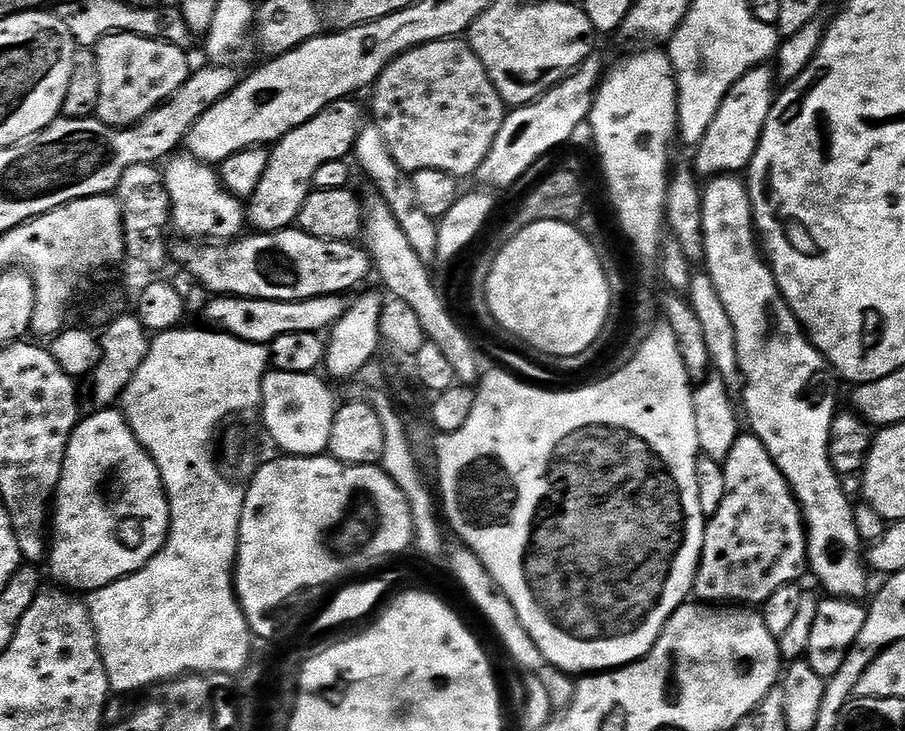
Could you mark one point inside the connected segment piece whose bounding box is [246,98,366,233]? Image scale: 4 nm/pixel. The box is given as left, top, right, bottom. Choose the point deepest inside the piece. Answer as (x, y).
(330, 136)

